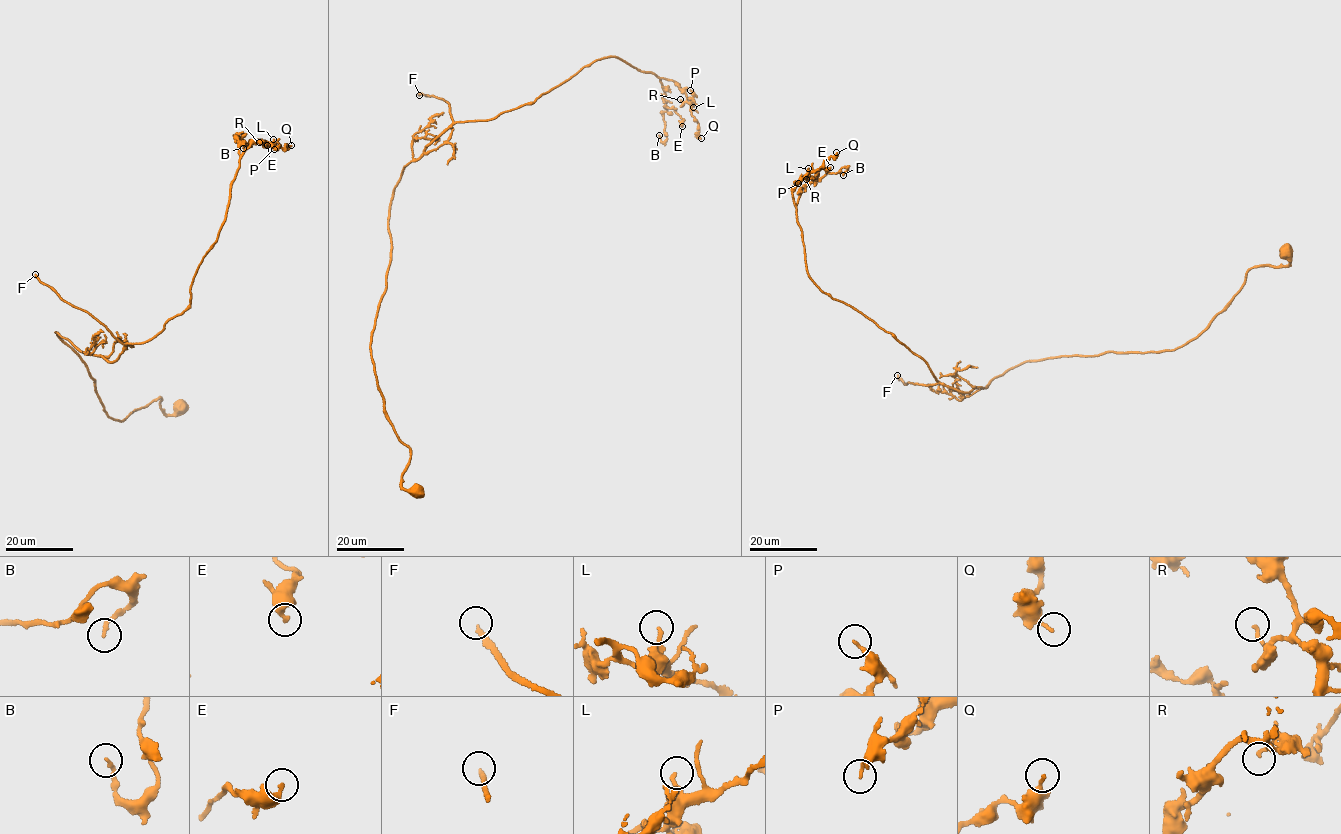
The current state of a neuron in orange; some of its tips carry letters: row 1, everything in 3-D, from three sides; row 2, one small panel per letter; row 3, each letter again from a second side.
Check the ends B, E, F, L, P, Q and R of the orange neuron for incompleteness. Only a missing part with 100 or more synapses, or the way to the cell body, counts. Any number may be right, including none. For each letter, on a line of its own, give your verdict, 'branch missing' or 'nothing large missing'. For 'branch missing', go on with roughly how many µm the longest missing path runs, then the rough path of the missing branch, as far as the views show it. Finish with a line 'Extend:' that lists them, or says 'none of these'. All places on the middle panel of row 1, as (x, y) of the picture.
B: nothing large missing
E: nothing large missing
F: branch missing; missing 50 µm; course (419, 95), (413, 101), (427, 116), (418, 131), (420, 144), (413, 149), (411, 157), (398, 162), (394, 176)
L: nothing large missing
P: nothing large missing
Q: nothing large missing
R: nothing large missing
Extend: F

